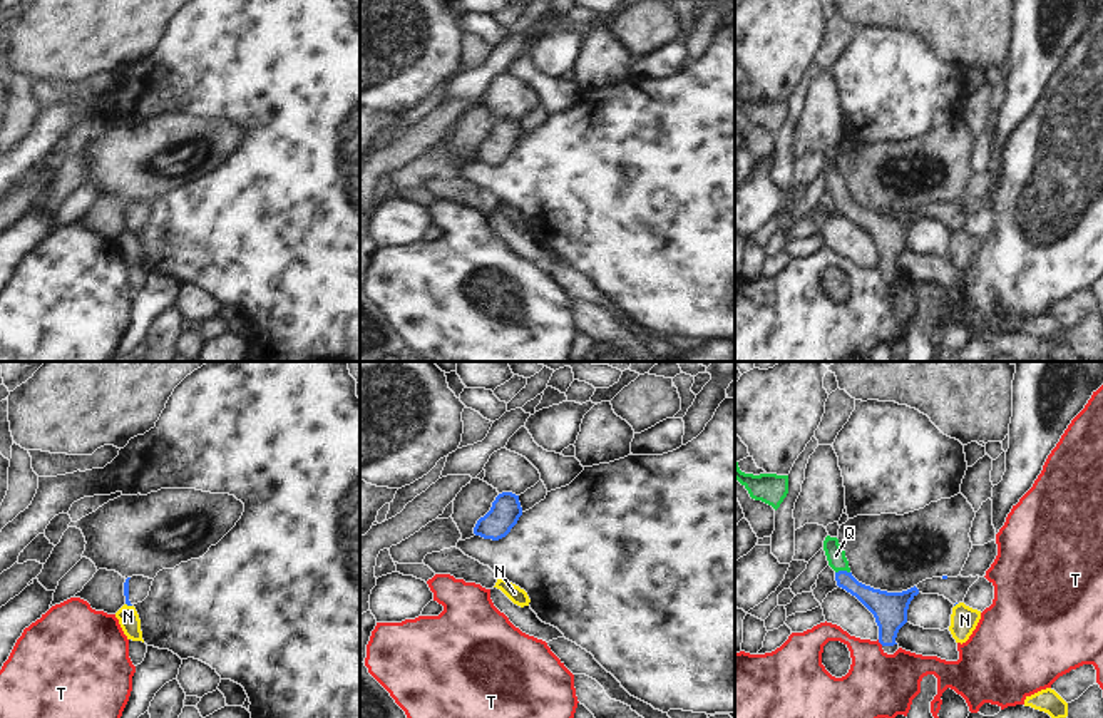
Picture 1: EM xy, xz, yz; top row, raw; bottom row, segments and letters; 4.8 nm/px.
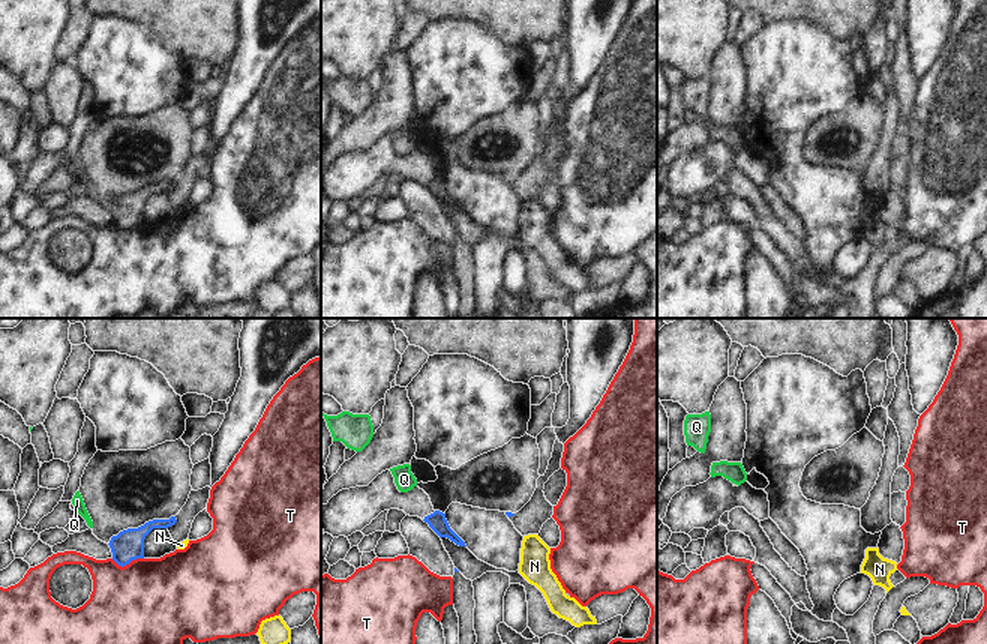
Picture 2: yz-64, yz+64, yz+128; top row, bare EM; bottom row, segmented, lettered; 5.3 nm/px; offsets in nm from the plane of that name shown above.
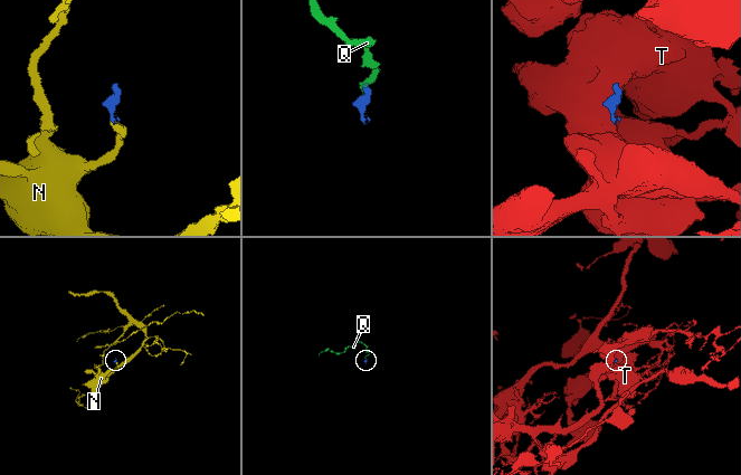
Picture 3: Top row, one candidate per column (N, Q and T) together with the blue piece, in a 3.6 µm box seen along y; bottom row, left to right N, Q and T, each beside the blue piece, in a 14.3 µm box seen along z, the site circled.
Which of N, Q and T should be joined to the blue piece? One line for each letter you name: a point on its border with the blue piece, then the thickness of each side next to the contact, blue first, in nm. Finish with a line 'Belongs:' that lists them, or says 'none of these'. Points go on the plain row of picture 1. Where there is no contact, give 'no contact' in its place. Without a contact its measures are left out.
Q: yz (842, 196) | 140/90 nm
Belongs: Q

